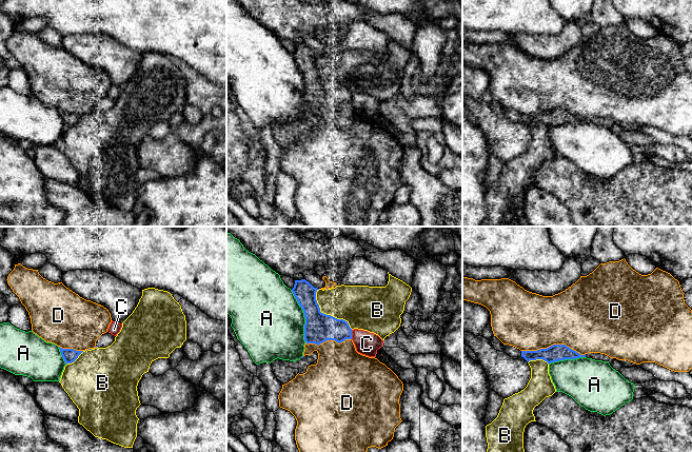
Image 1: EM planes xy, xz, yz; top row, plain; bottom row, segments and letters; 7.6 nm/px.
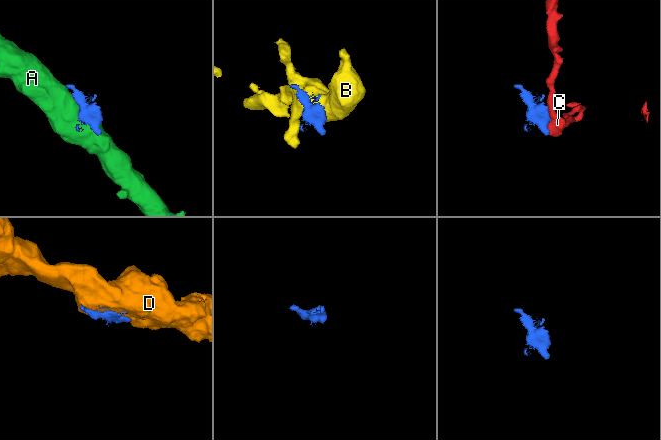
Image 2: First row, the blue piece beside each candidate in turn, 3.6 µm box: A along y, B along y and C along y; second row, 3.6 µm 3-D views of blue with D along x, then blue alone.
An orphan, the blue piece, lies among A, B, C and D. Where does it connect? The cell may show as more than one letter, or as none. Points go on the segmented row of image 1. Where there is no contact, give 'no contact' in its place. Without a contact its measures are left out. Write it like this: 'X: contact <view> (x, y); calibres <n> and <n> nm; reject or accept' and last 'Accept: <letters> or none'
A: contact xz (304, 316); calibres 220 and 480 nm; reject
B: contact xz (325, 314); calibres 220 and 300 nm; reject
C: contact xz (351, 334); calibres 220 and 180 nm; reject
D: contact yz (553, 345); calibres 130 and 440 nm; accept
Accept: D

